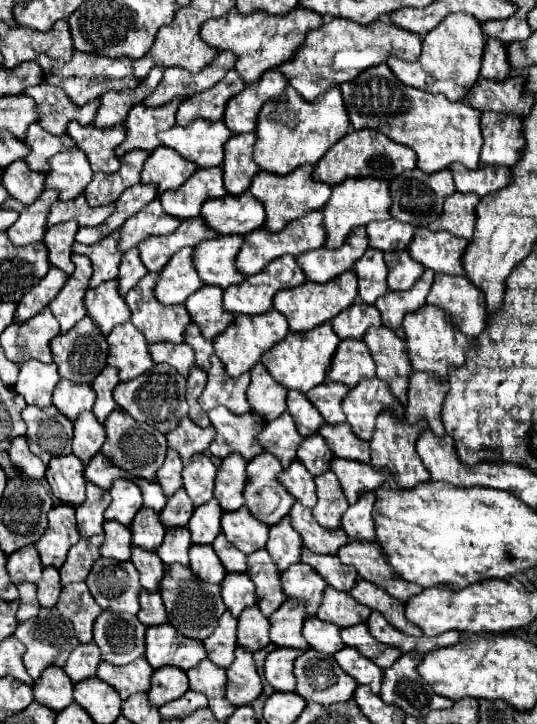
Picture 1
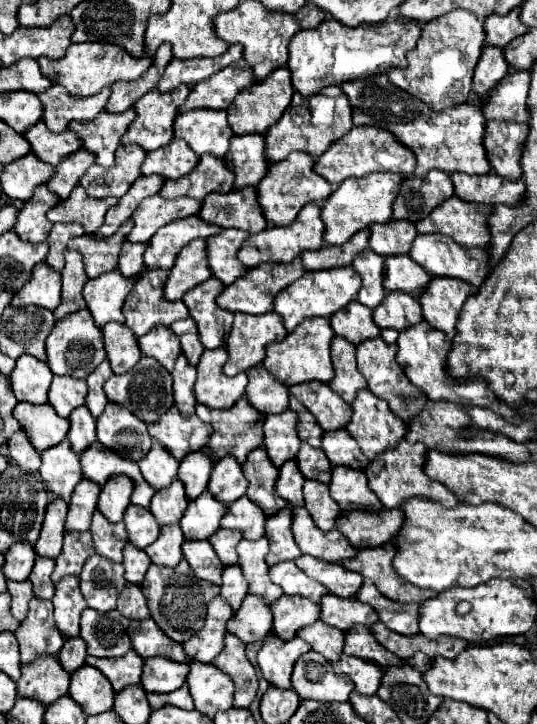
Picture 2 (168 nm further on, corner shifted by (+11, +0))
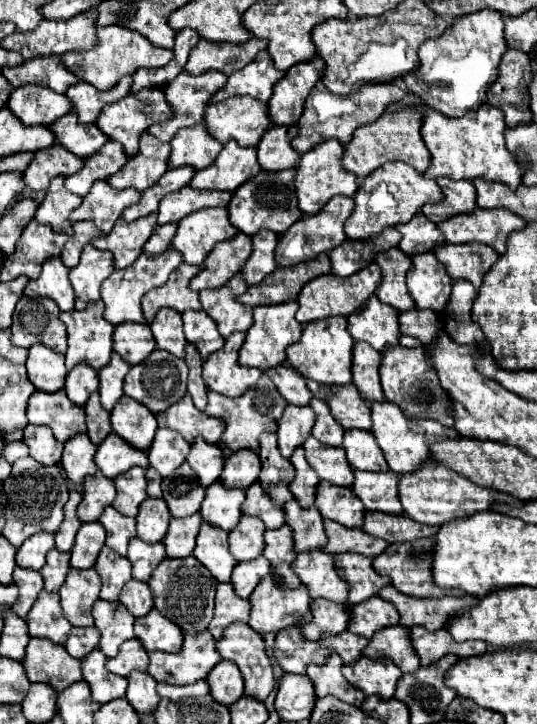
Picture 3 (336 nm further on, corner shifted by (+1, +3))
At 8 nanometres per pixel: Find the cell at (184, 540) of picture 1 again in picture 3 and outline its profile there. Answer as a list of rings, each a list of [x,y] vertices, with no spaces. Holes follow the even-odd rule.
[[[194,513],[194,515],[184,517],[184,519],[172,519],[168,533],[162,539],[162,543],[166,545],[166,557],[180,559],[180,557],[192,555],[200,525],[202,525],[200,513]]]

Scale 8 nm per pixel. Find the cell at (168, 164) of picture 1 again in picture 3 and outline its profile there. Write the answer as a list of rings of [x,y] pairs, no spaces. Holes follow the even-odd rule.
[[[204,123],[178,131],[178,135],[170,141],[170,147],[172,151],[168,169],[178,169],[186,165],[194,169],[204,169],[214,163],[222,149],[222,145],[208,135]]]

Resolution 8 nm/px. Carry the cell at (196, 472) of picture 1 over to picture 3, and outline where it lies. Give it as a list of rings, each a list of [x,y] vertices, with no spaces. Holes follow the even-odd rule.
[[[198,437],[198,441],[194,441],[194,445],[192,445],[186,461],[196,471],[200,485],[206,489],[214,481],[220,479],[222,467],[224,467],[224,453],[218,445],[210,445],[210,443],[202,441],[202,437]]]

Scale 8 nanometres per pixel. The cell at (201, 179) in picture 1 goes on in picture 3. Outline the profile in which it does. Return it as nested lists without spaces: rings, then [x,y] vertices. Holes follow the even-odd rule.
[[[228,141],[216,161],[206,169],[194,173],[188,183],[194,189],[216,189],[216,191],[234,191],[238,185],[248,181],[260,171],[256,161],[254,147],[240,147],[234,141]]]

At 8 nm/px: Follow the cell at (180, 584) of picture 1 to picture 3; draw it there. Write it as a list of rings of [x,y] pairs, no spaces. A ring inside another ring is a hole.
[[[184,557],[184,559],[164,559],[152,573],[148,581],[152,595],[154,595],[154,607],[170,621],[174,621],[182,633],[202,633],[212,615],[214,615],[214,595],[216,595],[216,579],[210,575],[210,571],[196,561],[196,557]]]

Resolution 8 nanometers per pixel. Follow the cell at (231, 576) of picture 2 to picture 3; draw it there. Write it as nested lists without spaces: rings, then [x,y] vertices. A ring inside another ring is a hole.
[[[258,557],[254,561],[240,561],[232,573],[232,585],[238,597],[248,599],[258,581],[270,573],[270,563],[266,557]]]

